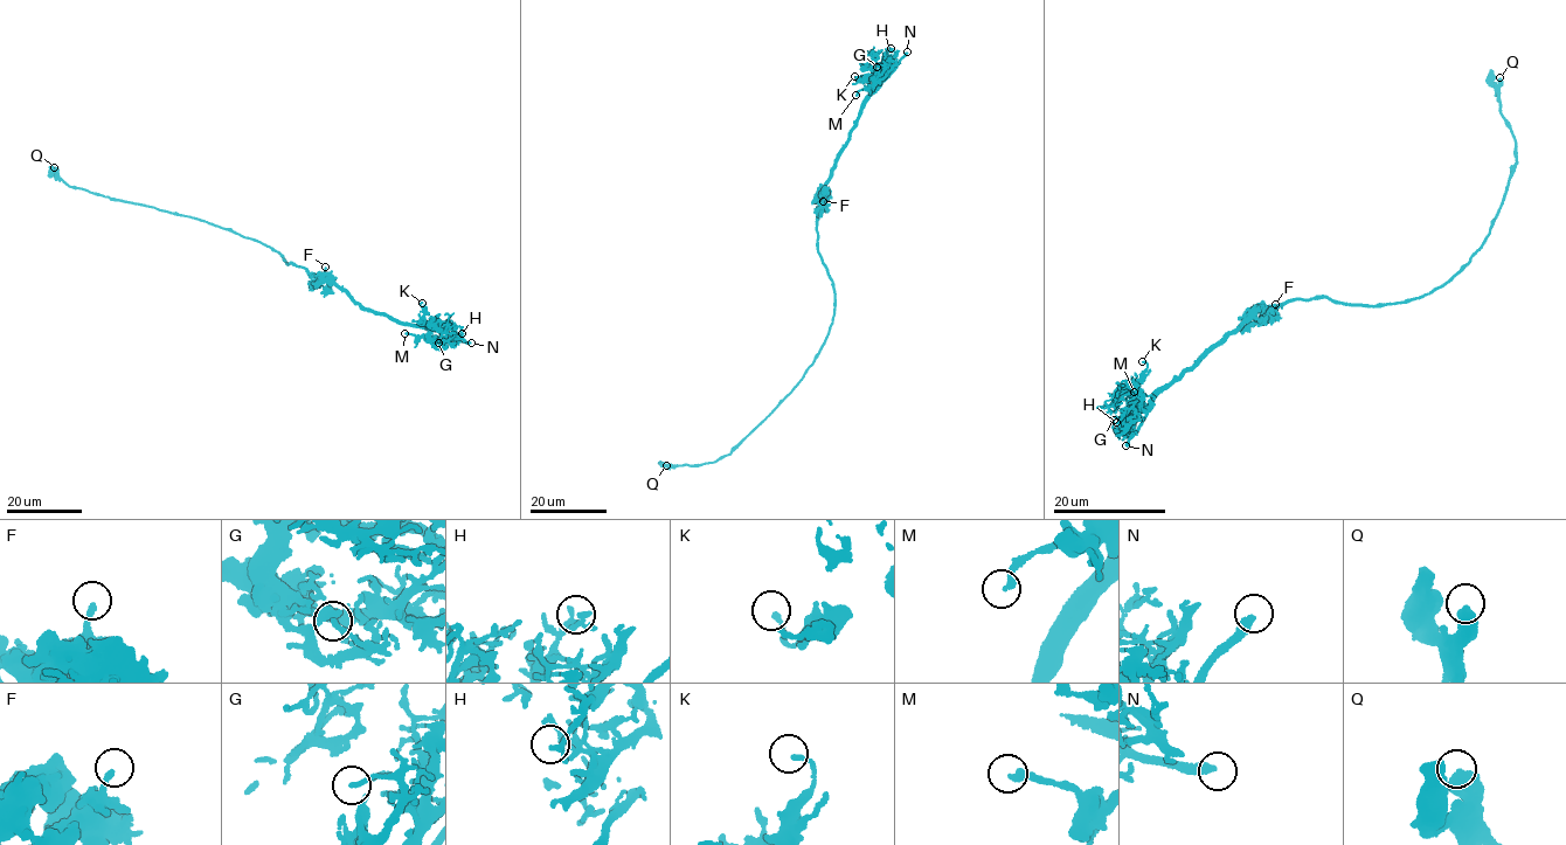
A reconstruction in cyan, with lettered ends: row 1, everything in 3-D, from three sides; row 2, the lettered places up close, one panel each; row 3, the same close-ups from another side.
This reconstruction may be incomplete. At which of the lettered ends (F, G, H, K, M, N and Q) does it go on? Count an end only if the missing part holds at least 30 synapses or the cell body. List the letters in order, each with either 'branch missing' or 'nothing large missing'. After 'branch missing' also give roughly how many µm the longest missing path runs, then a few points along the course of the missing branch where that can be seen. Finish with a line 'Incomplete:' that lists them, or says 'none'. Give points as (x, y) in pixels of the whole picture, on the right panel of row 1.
F: nothing large missing
G: nothing large missing
H: nothing large missing
K: nothing large missing
M: nothing large missing
N: branch missing; missing 60 µm
Q: nothing large missing
Incomplete: N

